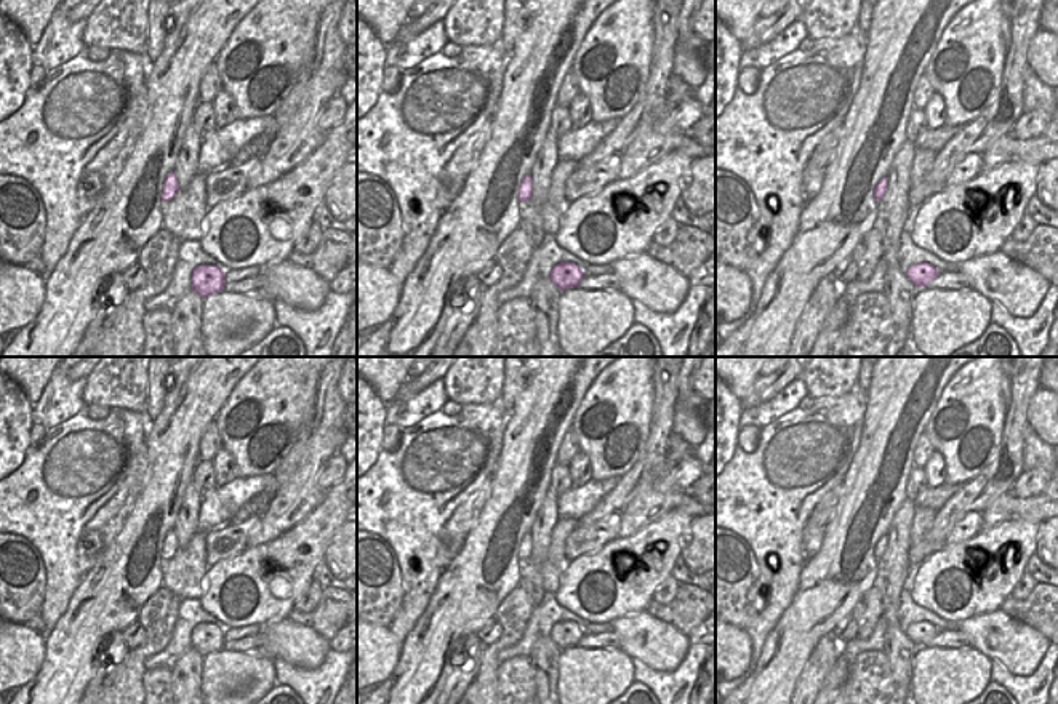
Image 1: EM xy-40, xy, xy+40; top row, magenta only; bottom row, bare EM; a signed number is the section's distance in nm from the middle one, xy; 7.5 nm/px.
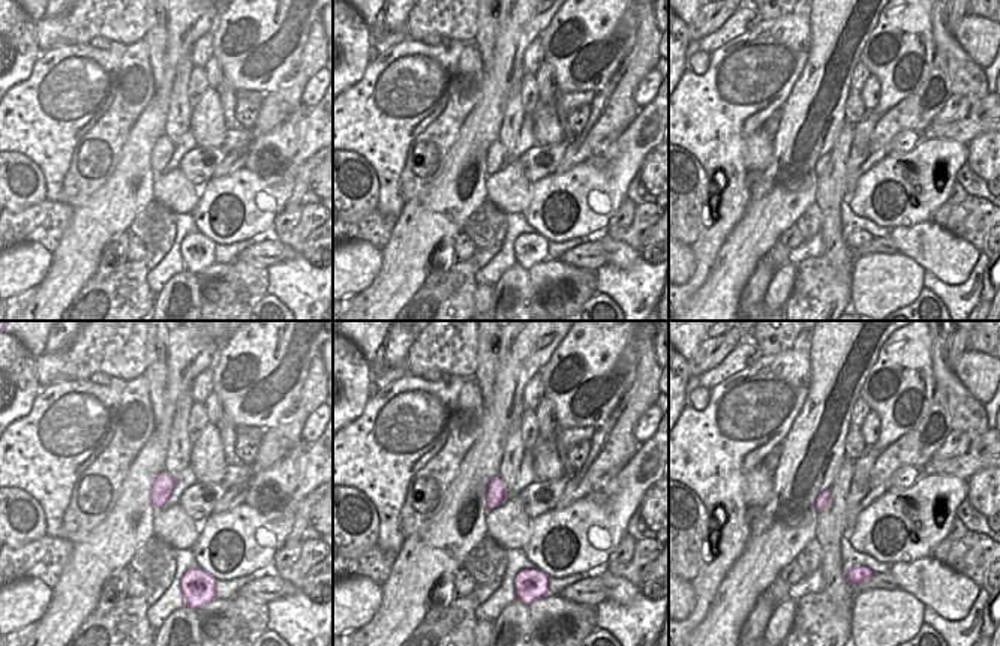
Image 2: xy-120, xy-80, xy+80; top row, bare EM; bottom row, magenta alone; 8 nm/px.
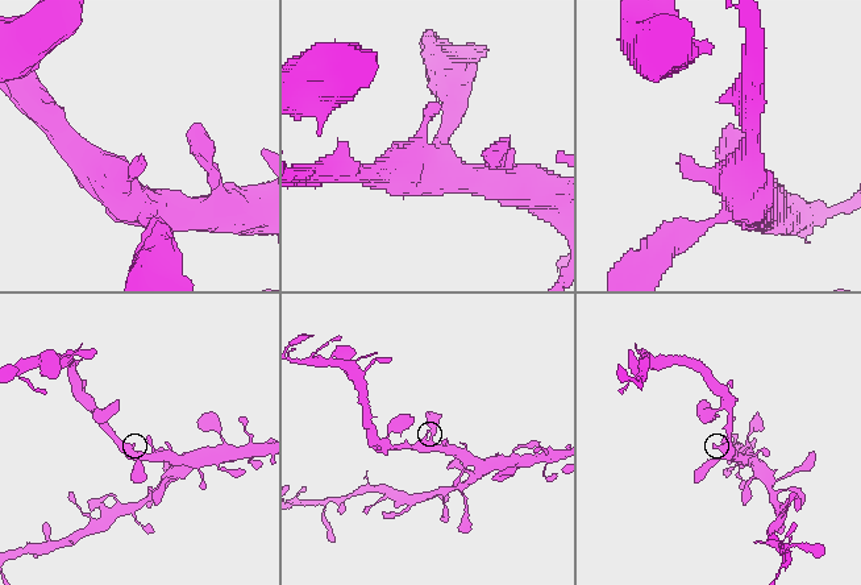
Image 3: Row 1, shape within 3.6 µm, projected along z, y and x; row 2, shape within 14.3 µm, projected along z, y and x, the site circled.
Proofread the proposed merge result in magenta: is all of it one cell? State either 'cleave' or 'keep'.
keep

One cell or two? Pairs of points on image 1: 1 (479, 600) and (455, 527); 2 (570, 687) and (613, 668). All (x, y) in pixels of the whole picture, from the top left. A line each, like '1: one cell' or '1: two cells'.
1: two cells
2: one cell

